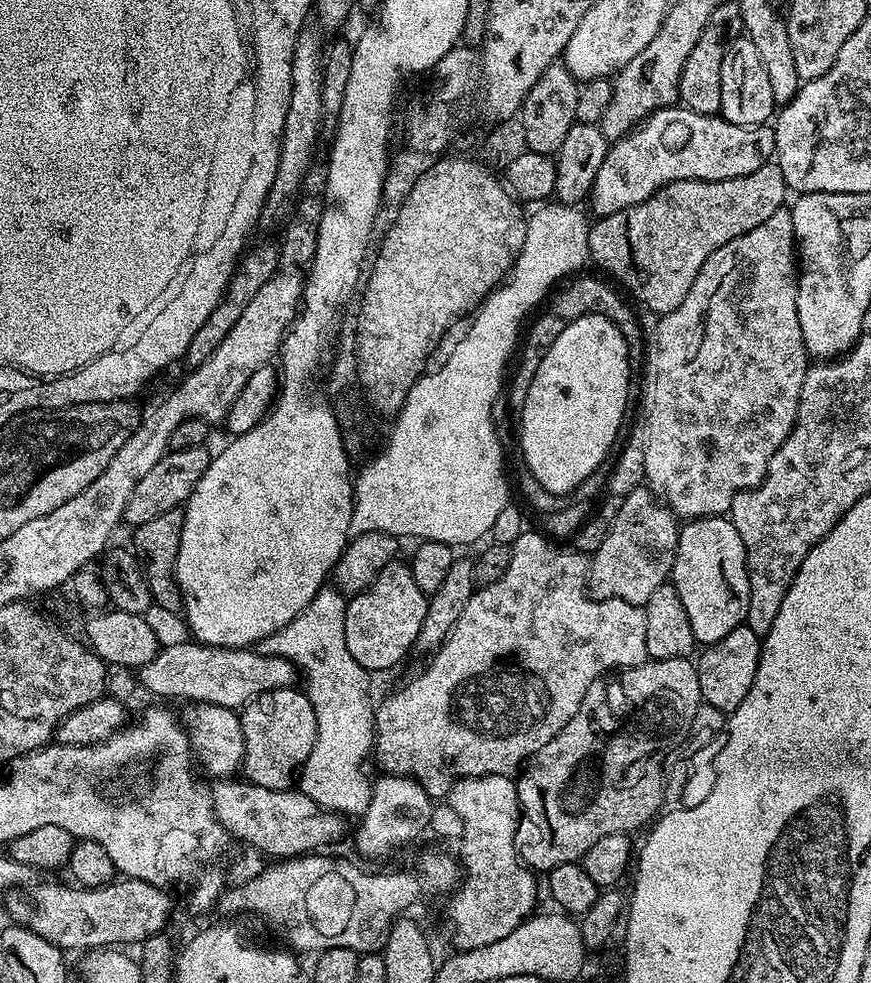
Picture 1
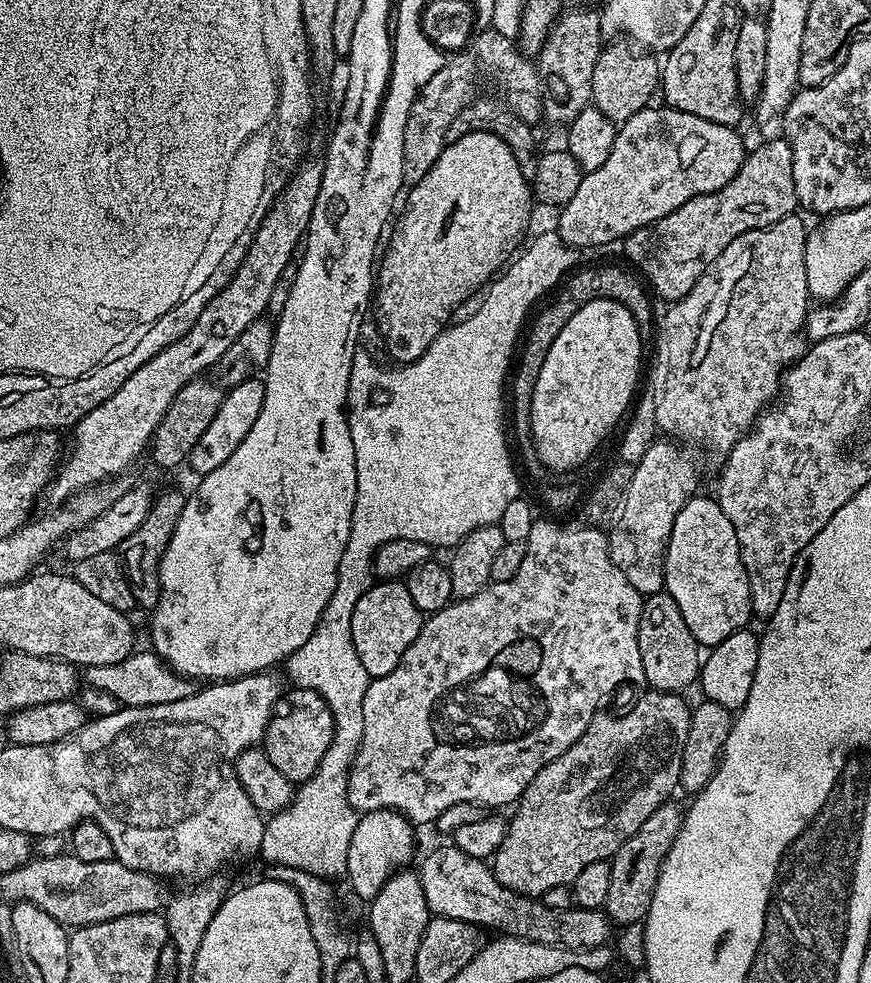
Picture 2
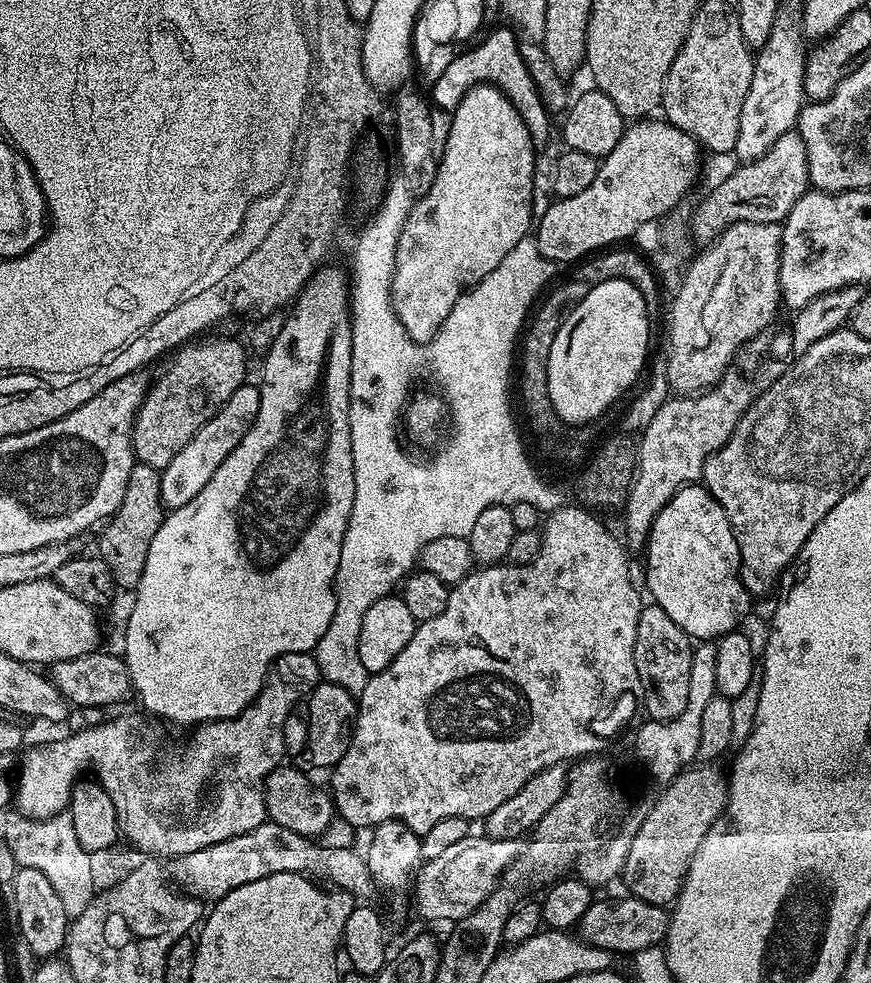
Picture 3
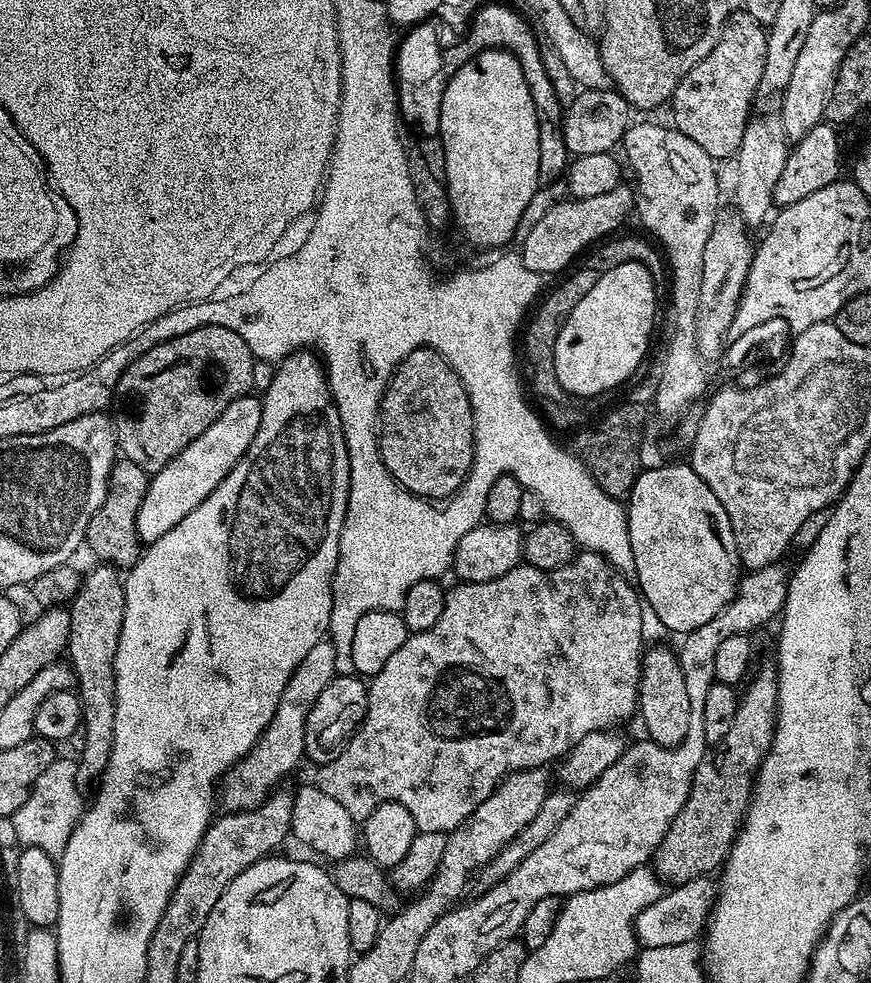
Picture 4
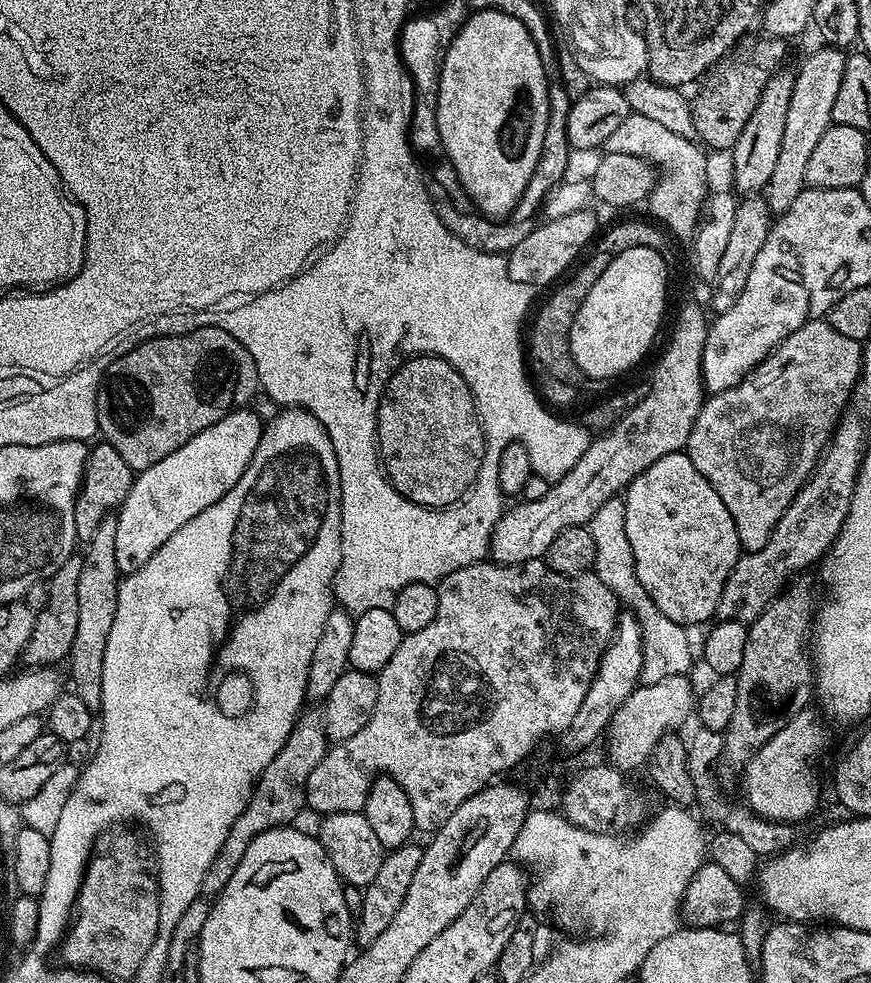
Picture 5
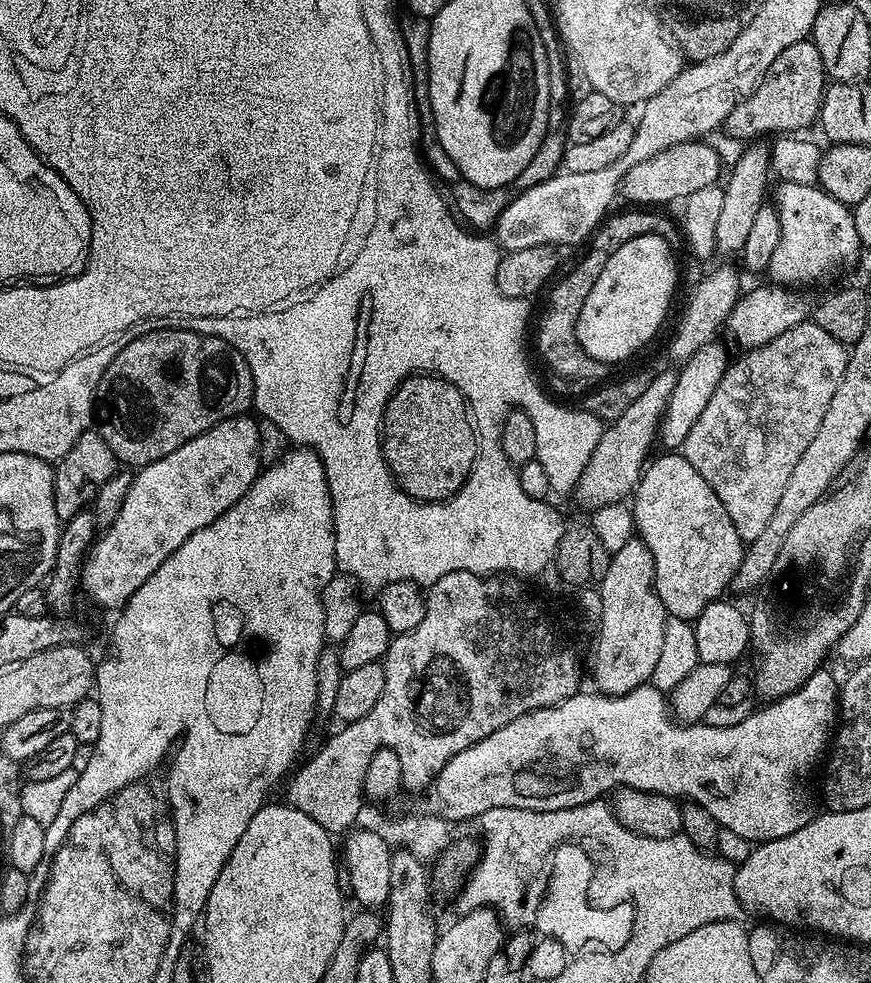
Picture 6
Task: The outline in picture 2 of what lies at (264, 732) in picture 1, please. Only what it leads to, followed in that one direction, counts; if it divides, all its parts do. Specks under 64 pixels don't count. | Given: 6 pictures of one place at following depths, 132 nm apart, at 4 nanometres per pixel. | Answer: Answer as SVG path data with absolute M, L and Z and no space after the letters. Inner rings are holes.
M293 687L291 691L285 691L276 704L262 747L270 762L274 762L274 767L282 770L293 785L299 786L316 773L322 756L330 750L330 742L334 738L334 718L330 706L326 706L324 699L314 690Z

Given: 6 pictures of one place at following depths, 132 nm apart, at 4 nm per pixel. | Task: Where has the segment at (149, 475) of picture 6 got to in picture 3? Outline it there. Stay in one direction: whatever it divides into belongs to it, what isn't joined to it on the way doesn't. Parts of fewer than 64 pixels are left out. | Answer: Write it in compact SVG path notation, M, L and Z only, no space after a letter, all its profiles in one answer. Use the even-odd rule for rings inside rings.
M245 382L238 386L238 390L234 390L234 394L230 394L230 402L226 402L226 406L222 406L222 410L218 410L218 414L214 414L214 418L210 418L210 422L206 422L206 426L202 426L202 430L198 430L198 434L194 434L190 442L186 442L186 446L182 446L181 452L174 457L174 462L170 462L170 466L160 472L165 509L186 506L186 502L195 498L202 491L202 486L206 486L206 482L214 478L214 470L218 470L218 466L222 466L222 462L230 458L234 446L238 446L238 442L246 438L250 426L254 426L259 405L259 387L255 383Z

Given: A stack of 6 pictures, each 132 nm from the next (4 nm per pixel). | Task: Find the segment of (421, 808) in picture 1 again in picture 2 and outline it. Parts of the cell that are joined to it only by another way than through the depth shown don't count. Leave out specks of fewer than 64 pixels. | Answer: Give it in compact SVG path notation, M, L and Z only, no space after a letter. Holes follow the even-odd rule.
M392 809L363 813L354 828L354 835L347 847L347 881L353 892L364 902L370 902L392 876L412 856L415 827L400 812Z

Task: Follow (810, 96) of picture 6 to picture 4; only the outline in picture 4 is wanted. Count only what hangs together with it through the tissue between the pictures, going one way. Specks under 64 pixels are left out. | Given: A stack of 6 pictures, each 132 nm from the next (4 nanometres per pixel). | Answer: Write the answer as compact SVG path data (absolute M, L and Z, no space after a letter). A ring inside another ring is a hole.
M733 12L724 23L714 50L710 50L674 90L670 101L671 127L702 146L713 162L731 161L742 146L742 134L754 112L752 99L757 99L762 66L766 66L767 41L765 25L750 18L748 12Z

